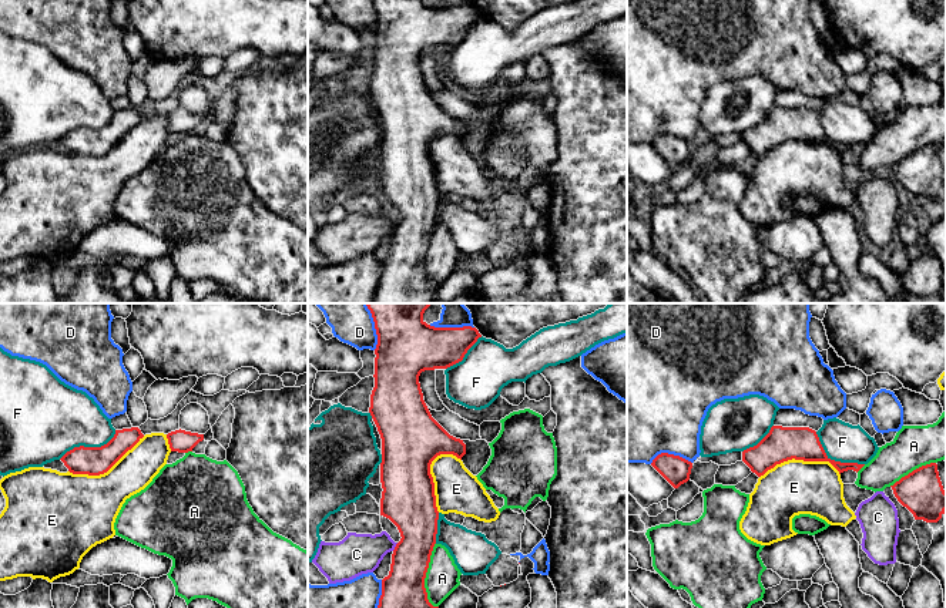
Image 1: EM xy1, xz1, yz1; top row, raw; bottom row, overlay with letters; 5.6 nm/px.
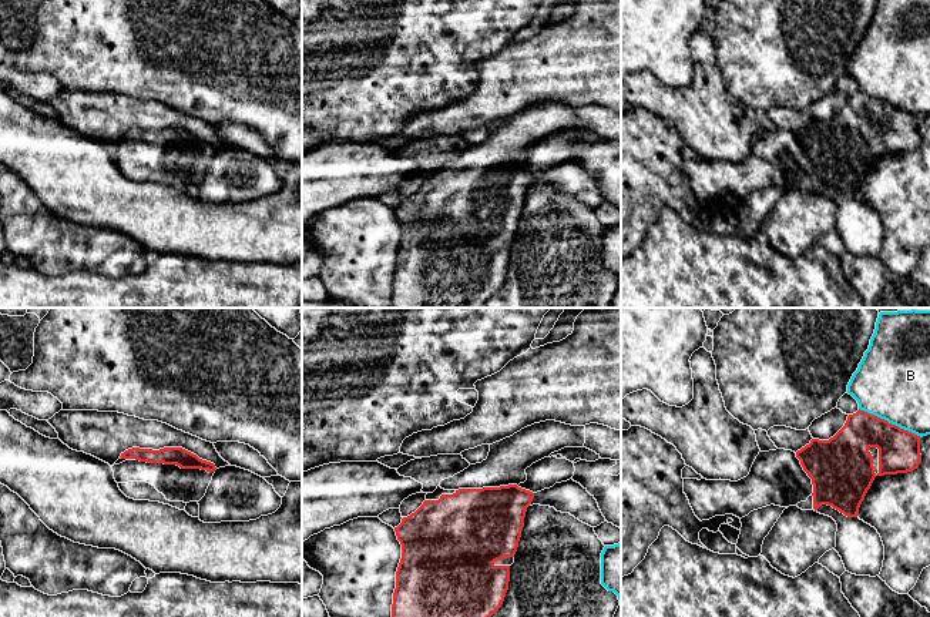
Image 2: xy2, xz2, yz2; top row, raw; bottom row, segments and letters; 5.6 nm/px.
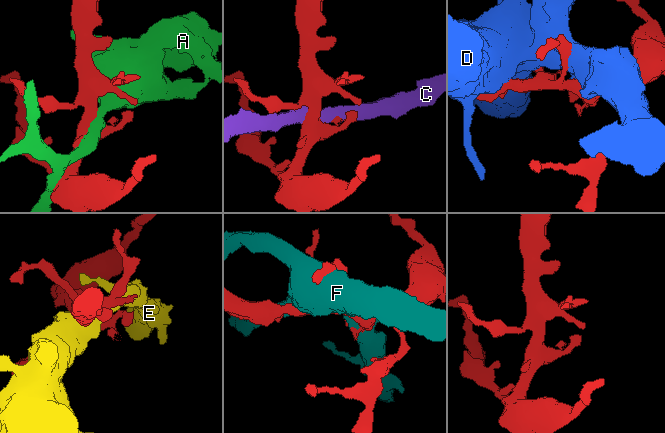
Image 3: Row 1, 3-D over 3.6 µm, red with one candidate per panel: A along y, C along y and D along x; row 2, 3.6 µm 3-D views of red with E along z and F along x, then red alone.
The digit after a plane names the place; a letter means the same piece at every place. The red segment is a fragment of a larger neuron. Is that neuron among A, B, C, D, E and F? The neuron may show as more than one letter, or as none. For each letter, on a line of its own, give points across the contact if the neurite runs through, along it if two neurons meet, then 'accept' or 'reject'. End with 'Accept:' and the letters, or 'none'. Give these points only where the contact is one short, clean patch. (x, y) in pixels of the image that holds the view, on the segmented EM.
A: reject
B: reject
C: reject
D: reject
E: reject
F: reject
Accept: none

